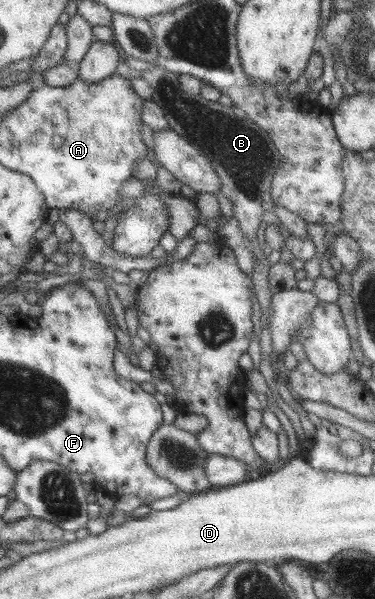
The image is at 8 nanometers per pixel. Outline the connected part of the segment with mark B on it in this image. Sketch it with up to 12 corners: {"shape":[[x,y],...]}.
{"shape":[[142,73],[170,127],[224,181],[261,321],[273,294],[262,193],[281,163],[273,137],[234,105],[185,92],[180,73]]}

